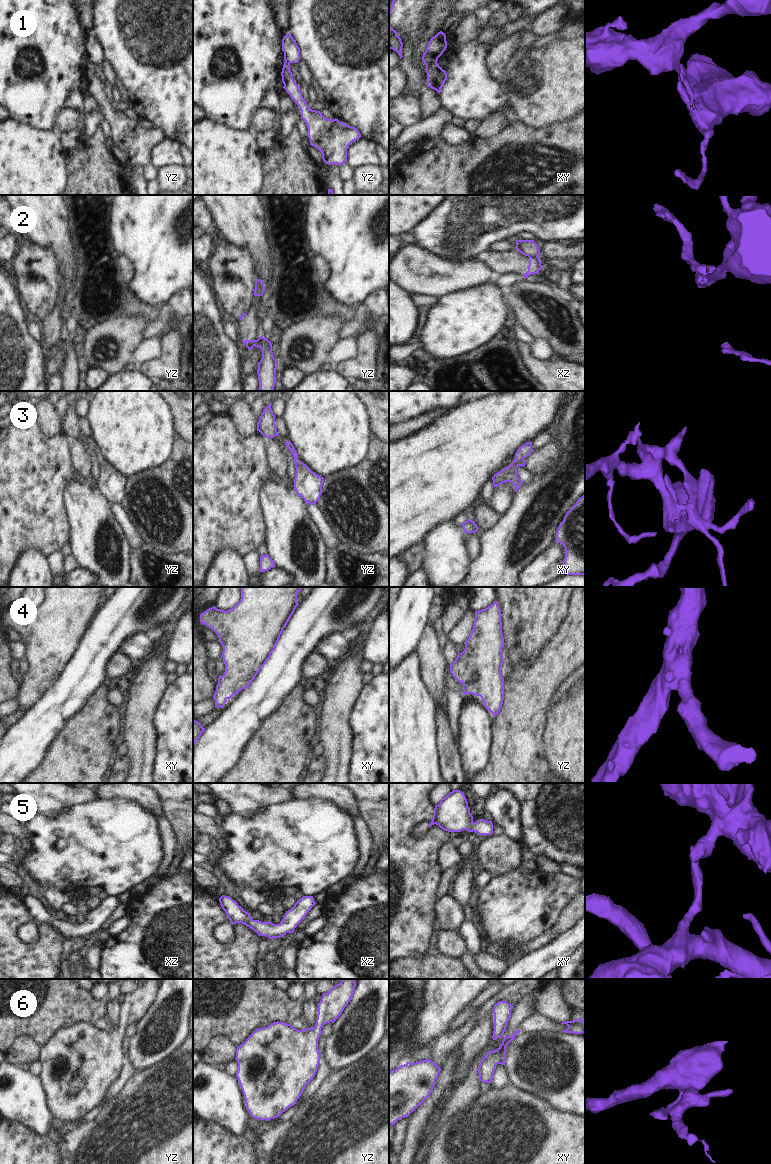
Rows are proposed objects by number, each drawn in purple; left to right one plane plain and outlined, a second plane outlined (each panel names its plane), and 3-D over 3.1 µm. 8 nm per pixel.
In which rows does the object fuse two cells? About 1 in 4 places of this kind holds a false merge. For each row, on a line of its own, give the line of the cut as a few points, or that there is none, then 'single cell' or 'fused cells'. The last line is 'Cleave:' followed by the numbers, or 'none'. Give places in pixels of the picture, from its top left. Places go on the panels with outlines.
1: cut xy (436, 61), (430, 62), (426, 66); fused cells
2: cut xz (537, 255), (529, 258); fused cells
3: cut none; single cell
4: cut none; single cell
5: cut none; single cell
6: cut none; single cell
Cleave: 1, 2

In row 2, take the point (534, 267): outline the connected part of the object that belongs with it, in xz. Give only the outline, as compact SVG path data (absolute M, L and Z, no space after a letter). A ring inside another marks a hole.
M540 257L529 258L528 271L523 274L523 278L527 278L531 274L537 274L542 269Z

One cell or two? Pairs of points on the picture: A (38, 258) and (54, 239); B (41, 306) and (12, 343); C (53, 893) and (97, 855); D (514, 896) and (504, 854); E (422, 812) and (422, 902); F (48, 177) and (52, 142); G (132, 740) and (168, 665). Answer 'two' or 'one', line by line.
A: two
B: two
C: two
D: two
E: one
F: one
G: two

